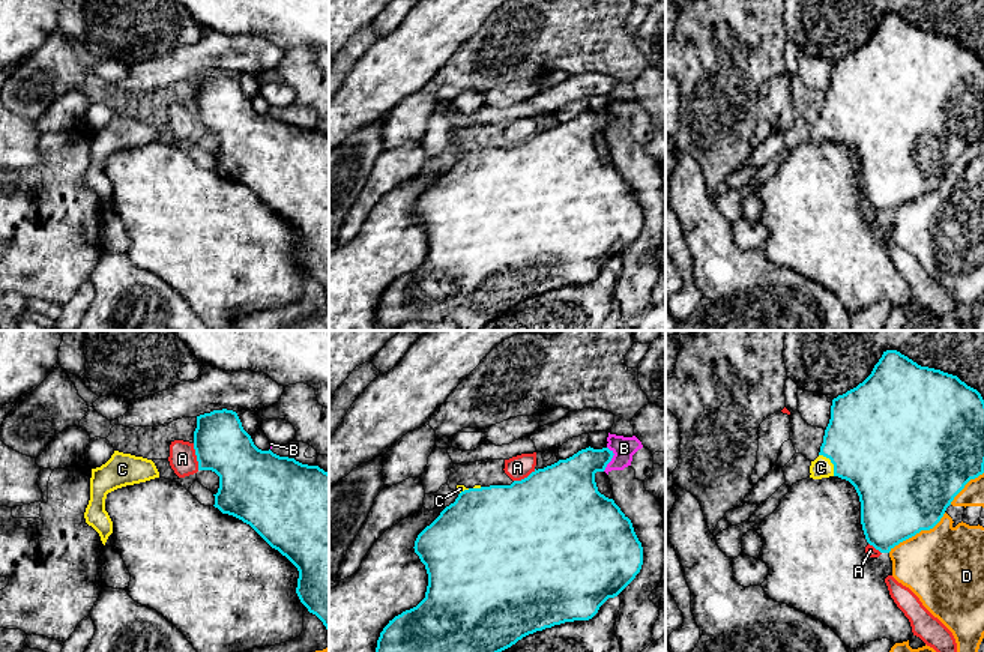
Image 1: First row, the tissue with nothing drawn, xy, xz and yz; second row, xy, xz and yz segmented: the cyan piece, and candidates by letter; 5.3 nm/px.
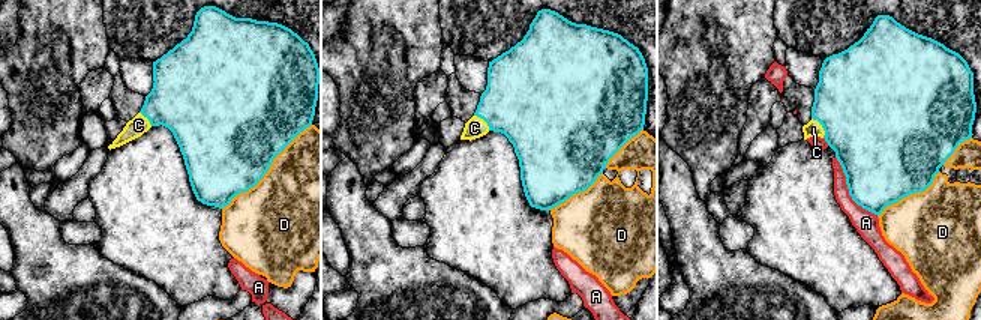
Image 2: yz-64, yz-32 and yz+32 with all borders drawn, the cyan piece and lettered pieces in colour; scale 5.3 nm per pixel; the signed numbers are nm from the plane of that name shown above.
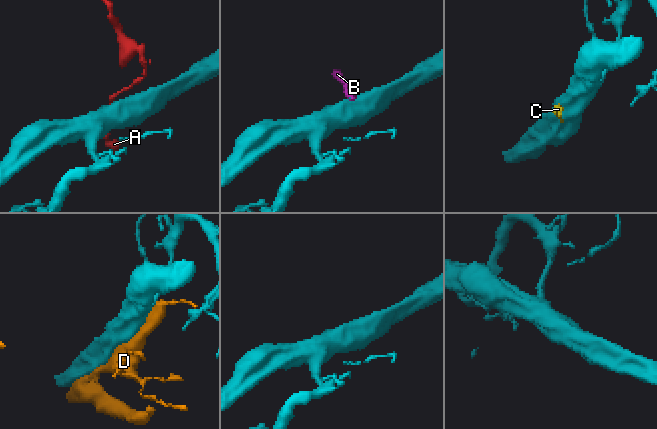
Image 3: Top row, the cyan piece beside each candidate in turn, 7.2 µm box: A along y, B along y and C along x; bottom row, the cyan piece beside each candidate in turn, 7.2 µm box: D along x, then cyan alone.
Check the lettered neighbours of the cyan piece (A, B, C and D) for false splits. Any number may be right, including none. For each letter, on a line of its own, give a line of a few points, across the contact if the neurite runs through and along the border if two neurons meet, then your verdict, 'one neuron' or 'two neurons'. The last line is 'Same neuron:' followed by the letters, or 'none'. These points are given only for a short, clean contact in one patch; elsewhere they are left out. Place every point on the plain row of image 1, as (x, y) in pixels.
A: two neurons
B: two neurons
C: line yz (872, 102), (831, 125), (821, 131); one neuron
D: two neurons
Same neuron: C

